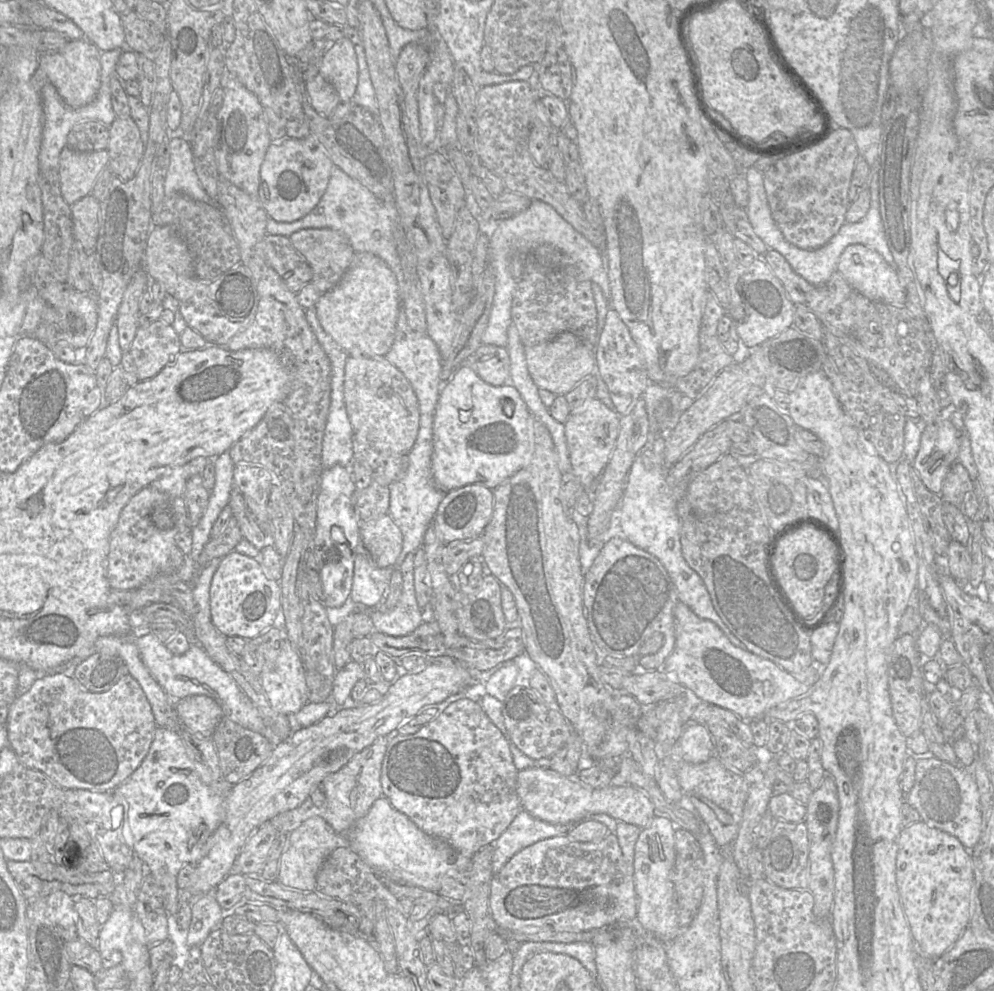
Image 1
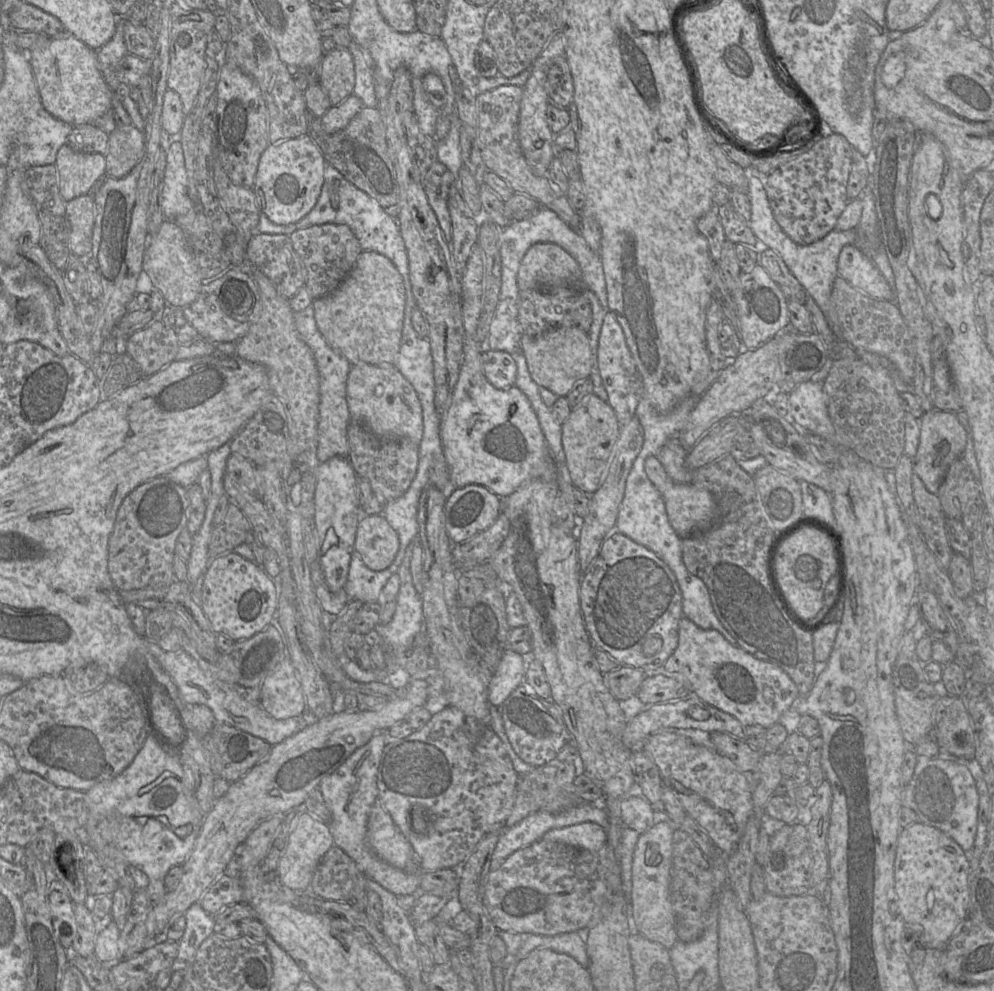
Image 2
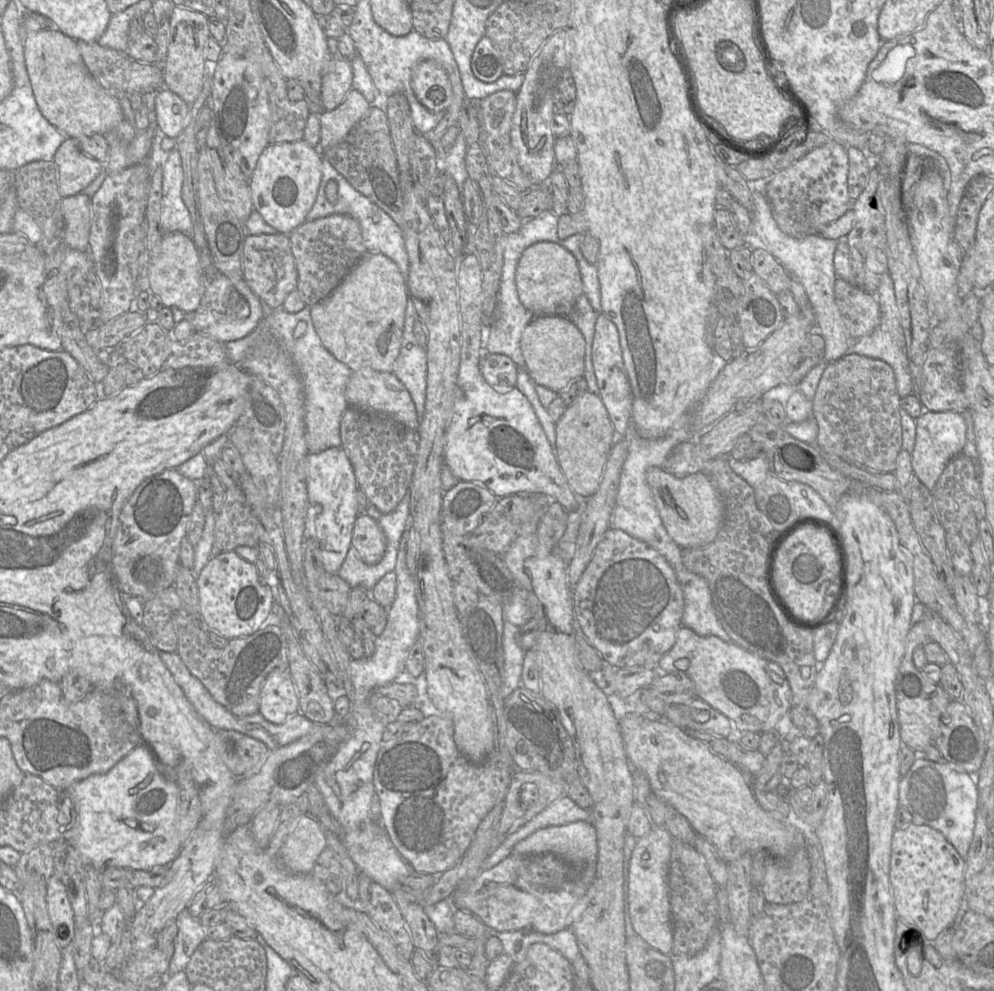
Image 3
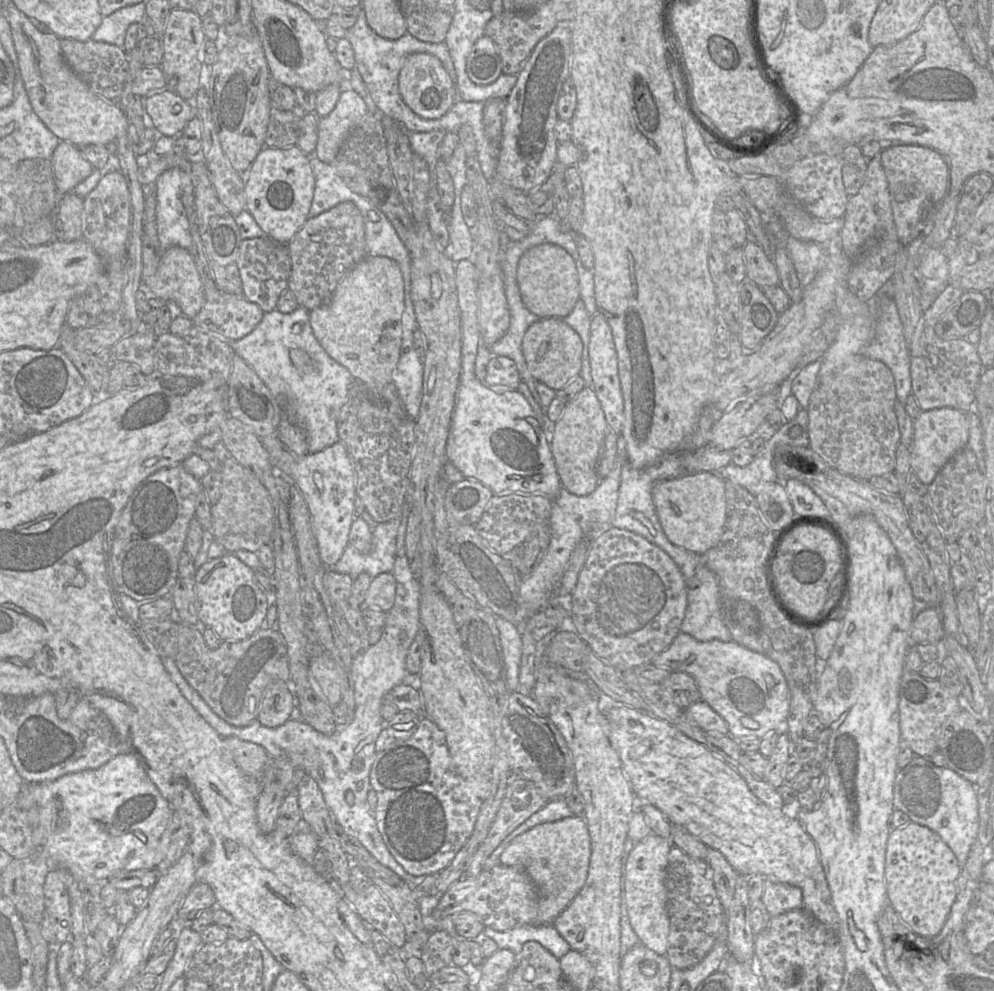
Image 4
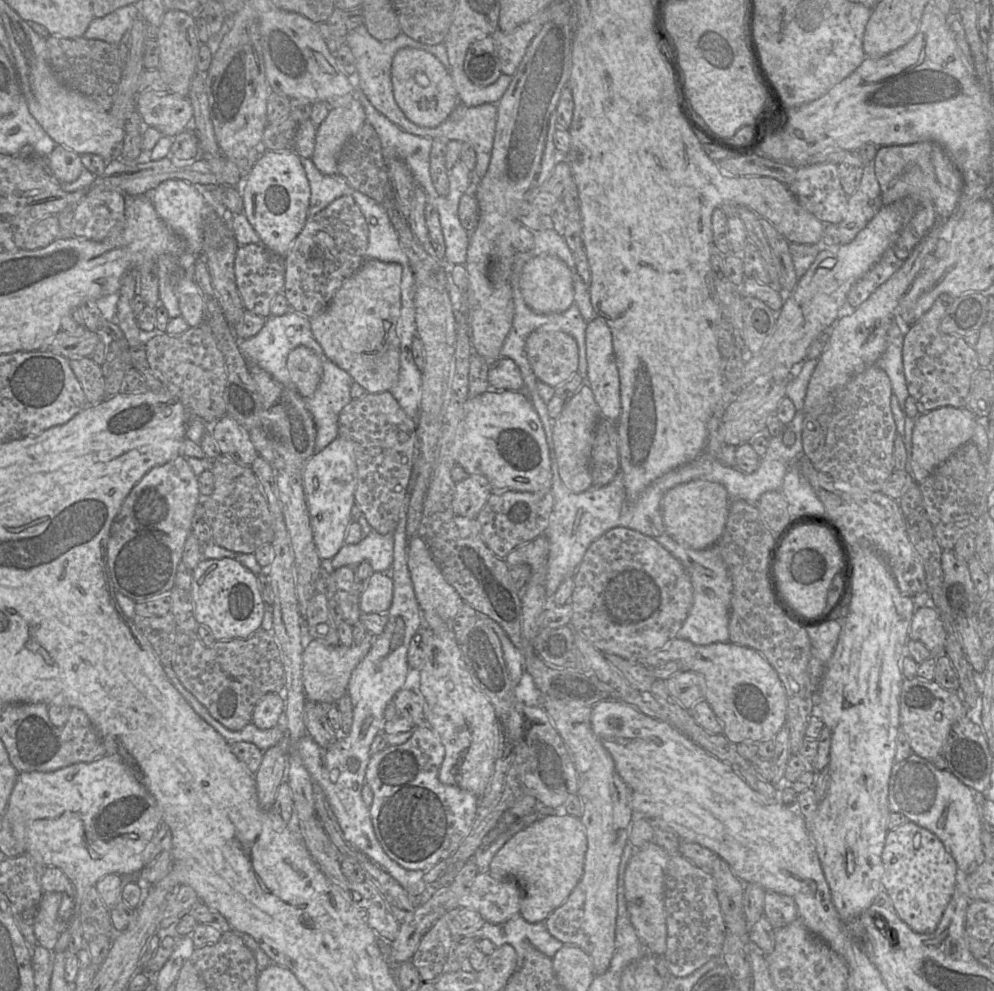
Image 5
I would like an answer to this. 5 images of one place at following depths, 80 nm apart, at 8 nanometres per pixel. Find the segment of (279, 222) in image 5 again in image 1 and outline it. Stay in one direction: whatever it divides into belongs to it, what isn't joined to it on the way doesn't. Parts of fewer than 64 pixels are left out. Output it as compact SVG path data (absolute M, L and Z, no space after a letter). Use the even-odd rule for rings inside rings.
M311 134L305 138L282 137L272 141L261 166L259 187L259 199L268 216L277 222L295 222L309 214L326 191L333 165L323 145Z

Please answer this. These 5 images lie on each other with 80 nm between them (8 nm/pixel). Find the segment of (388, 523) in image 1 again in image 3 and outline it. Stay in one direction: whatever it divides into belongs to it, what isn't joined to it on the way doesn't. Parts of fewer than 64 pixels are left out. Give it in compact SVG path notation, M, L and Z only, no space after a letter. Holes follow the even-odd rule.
M363 513L355 520L351 545L364 563L375 565L385 555L387 540L377 521Z

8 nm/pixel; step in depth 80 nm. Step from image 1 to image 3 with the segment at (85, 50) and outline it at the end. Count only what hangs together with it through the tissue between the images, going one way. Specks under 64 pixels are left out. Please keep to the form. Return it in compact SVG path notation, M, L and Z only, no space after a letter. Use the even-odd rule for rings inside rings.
M42 29L25 32L23 47L25 65L37 106L44 118L65 136L76 140L81 136L104 134L125 119L118 99L105 91L89 72L75 39L63 34L59 29Z

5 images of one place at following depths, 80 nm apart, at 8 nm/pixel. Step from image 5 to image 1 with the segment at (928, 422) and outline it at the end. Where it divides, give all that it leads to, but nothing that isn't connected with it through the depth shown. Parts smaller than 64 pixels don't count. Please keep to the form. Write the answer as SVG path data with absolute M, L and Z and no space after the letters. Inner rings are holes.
M948 417L921 426L920 448L912 466L926 488L940 494L947 472L954 462L958 462L960 433Z

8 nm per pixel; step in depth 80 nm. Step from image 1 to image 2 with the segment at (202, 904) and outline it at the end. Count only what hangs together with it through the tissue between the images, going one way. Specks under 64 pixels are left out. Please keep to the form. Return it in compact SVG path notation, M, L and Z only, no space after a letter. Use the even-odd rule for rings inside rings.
M199 902L193 904L184 913L186 926L183 936L178 942L176 959L192 965L196 951L209 936L214 934L216 921L207 913Z

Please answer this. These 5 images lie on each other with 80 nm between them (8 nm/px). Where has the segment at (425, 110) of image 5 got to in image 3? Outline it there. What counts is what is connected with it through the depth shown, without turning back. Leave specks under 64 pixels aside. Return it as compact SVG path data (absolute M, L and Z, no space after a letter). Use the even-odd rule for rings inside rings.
M421 60L413 66L411 87L417 100L433 113L447 110L452 102L449 77L434 60Z

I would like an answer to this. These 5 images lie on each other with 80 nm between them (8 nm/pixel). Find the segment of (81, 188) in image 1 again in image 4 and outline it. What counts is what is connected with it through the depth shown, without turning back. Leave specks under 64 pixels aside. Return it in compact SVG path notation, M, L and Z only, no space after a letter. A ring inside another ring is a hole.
M60 141L50 158L54 183L62 196L87 178L93 166L85 159L80 148L67 141Z

